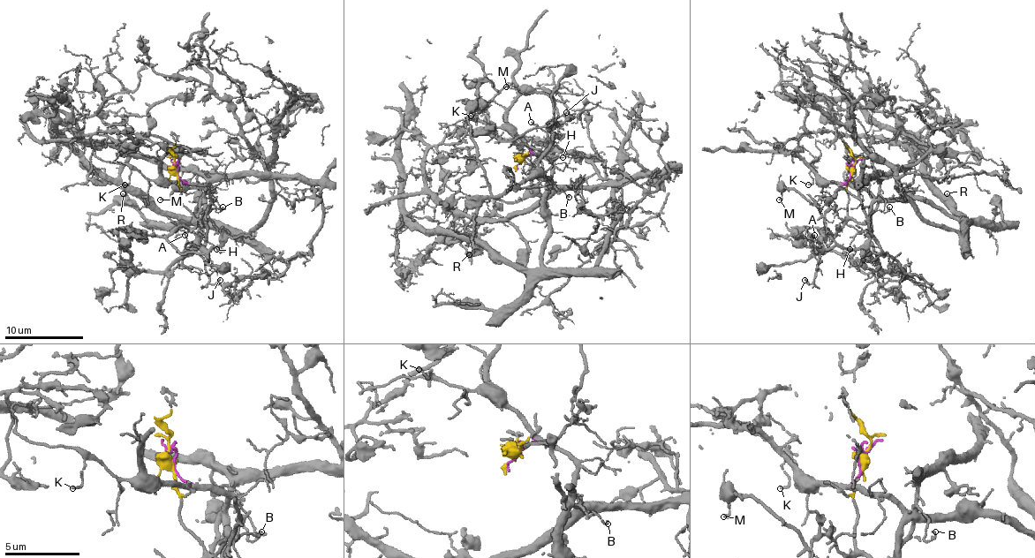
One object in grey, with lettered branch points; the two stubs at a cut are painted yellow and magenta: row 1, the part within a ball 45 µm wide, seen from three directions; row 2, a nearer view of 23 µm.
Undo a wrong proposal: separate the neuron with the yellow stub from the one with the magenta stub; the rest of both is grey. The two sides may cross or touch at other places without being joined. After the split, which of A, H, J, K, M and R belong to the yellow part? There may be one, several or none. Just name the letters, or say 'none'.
H, J

